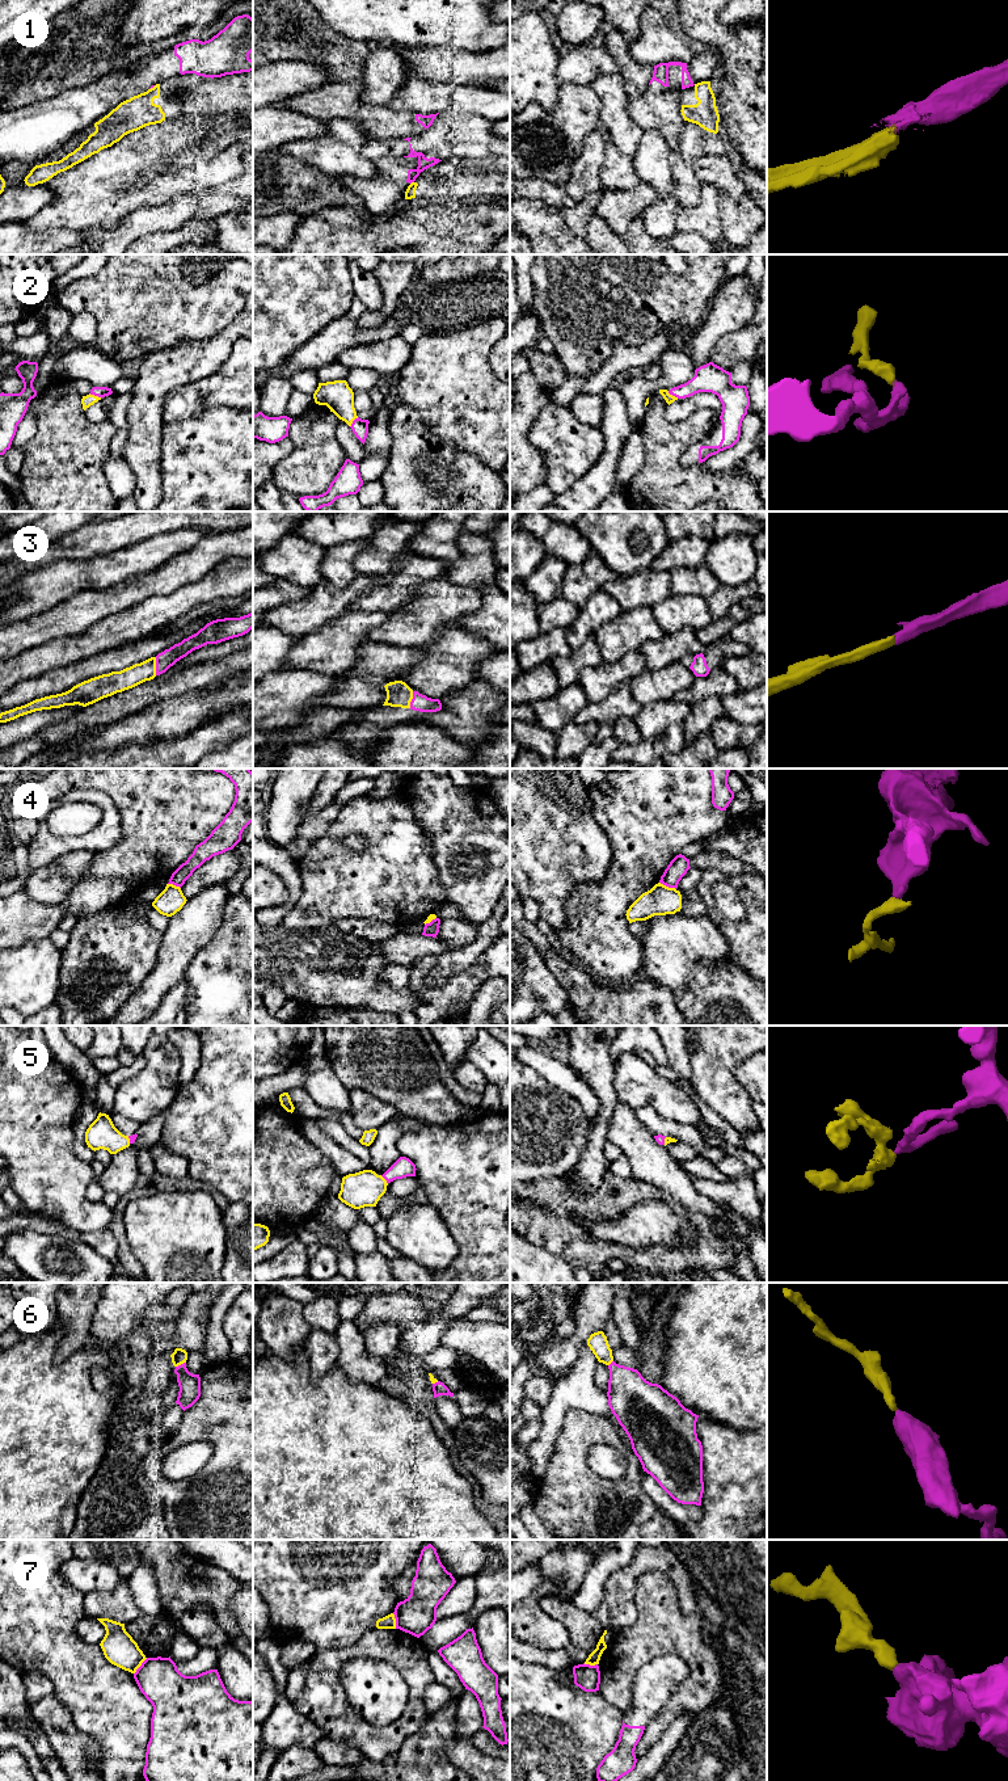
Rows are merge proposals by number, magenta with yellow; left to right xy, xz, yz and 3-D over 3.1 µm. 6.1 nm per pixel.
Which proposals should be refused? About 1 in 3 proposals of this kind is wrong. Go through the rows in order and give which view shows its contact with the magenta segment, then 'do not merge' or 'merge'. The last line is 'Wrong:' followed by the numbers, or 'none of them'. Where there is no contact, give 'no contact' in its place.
1: meets magenta in xz; do not merge
2: meets magenta in xy; merge
3: meets magenta in xy; merge
4: meets magenta in yz; do not merge
5: meets magenta in xz; merge
6: meets magenta in xy; merge
7: meets magenta in xy; do not merge
Wrong: 1, 4, 7

